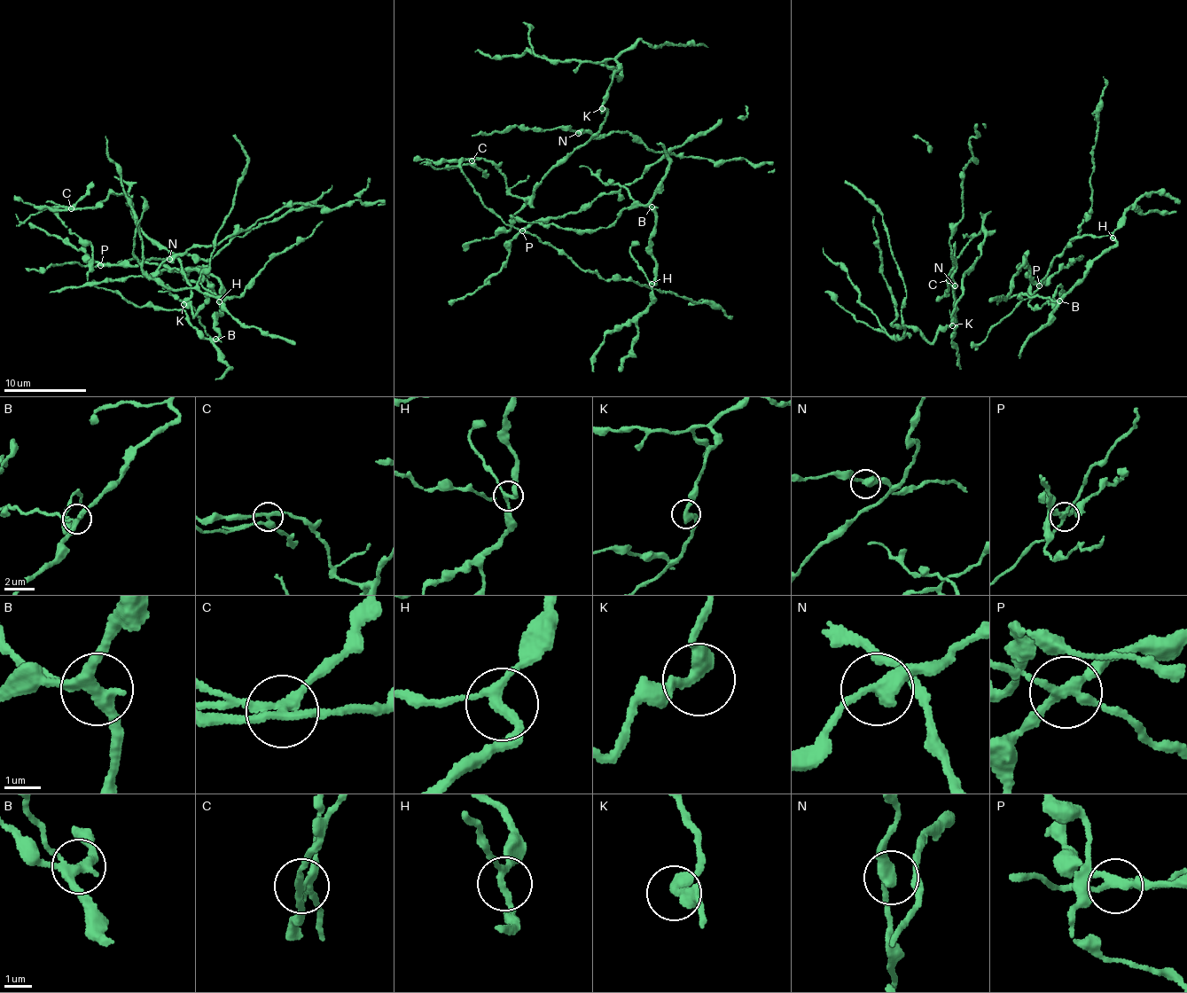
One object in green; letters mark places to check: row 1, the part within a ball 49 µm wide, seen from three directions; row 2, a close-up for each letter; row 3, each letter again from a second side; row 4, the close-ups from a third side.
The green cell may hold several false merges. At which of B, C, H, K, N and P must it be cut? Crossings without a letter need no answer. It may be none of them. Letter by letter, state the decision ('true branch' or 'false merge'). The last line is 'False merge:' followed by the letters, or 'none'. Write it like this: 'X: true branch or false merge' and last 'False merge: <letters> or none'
B: false merge
C: false merge
H: true branch
K: true branch
N: true branch
P: false merge
False merge: B, C, P

